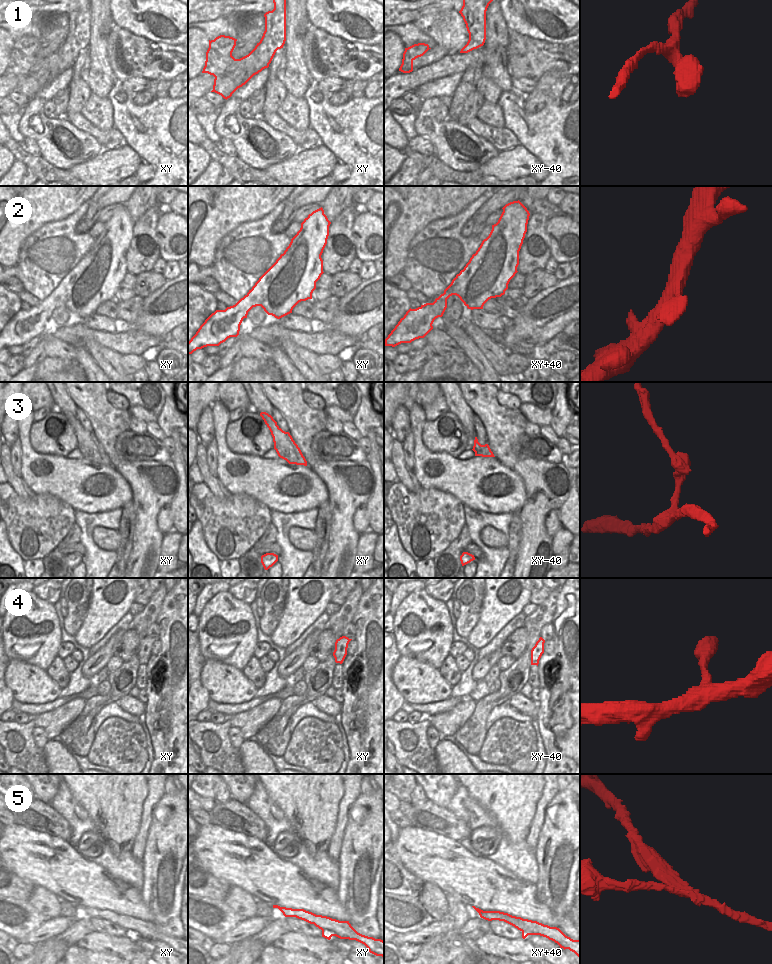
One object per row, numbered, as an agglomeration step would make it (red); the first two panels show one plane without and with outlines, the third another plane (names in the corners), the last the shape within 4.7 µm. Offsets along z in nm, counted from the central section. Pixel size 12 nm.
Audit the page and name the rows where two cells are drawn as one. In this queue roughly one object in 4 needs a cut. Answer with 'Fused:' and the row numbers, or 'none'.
Fused: 3, 5

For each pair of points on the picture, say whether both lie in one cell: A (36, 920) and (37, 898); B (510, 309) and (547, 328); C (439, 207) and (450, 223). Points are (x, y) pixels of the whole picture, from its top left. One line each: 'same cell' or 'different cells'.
A: different cells
B: different cells
C: different cells

